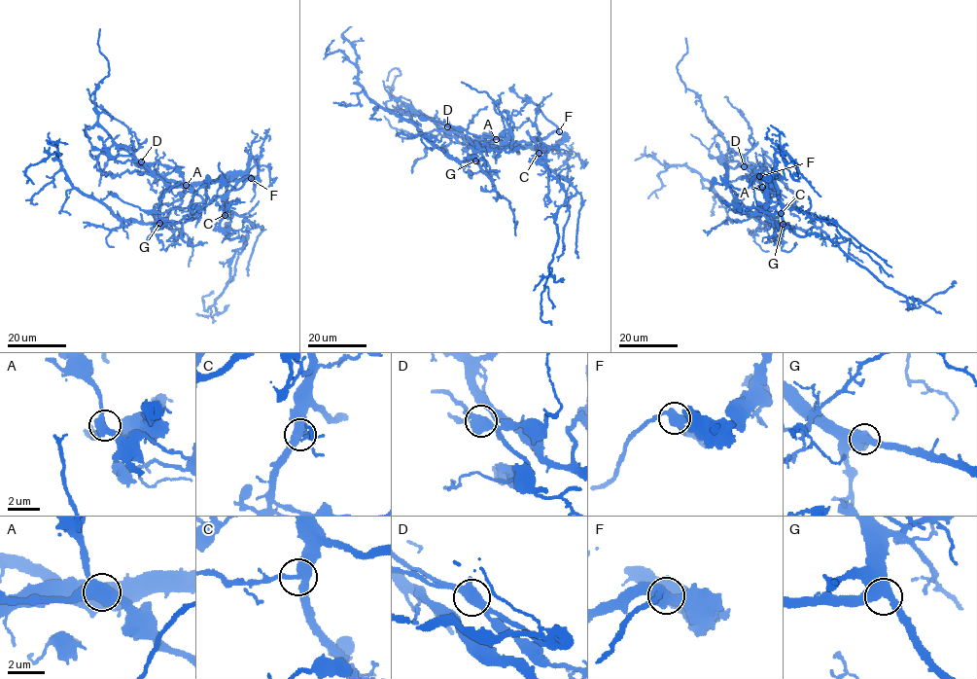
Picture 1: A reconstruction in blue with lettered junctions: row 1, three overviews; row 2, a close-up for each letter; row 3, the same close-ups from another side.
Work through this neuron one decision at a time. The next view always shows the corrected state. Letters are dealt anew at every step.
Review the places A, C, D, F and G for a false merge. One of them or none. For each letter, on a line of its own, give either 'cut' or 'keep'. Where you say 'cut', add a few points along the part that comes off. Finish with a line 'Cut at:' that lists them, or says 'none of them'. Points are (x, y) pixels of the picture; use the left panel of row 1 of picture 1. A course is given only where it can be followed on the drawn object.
A: keep
C: keep
D: keep
F: keep
G: keep
Cut at: none of them

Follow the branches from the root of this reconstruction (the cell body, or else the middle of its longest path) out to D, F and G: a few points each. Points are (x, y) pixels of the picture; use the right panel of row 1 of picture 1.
D: (762, 188), (759, 189), (760, 184), (744, 166)
F: (762, 188), (768, 196), (767, 203), (767, 184), (759, 176)
G: (762, 188), (767, 198), (766, 212), (783, 224)

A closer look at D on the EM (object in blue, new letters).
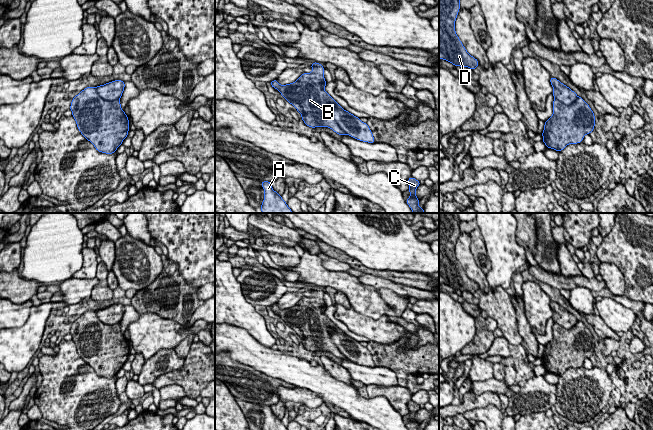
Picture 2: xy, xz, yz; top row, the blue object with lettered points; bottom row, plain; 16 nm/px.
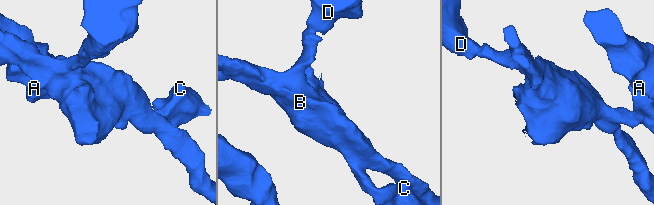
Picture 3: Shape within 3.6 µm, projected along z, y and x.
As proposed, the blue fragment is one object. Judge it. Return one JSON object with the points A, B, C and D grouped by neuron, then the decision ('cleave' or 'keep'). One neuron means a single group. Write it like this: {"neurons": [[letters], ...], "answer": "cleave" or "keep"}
{"neurons": [["A", "B", "C", "D"]], "answer": "keep"}

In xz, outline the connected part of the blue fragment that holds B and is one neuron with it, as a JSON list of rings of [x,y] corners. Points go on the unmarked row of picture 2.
[[[313,286],[311,297],[303,297],[293,307],[280,309],[275,303],[270,306],[271,310],[277,313],[280,318],[302,339],[305,349],[316,351],[328,351],[339,359],[349,359],[354,363],[367,367],[375,367],[372,355],[360,342],[344,334],[325,314],[327,306],[324,302],[324,291],[320,287]]]

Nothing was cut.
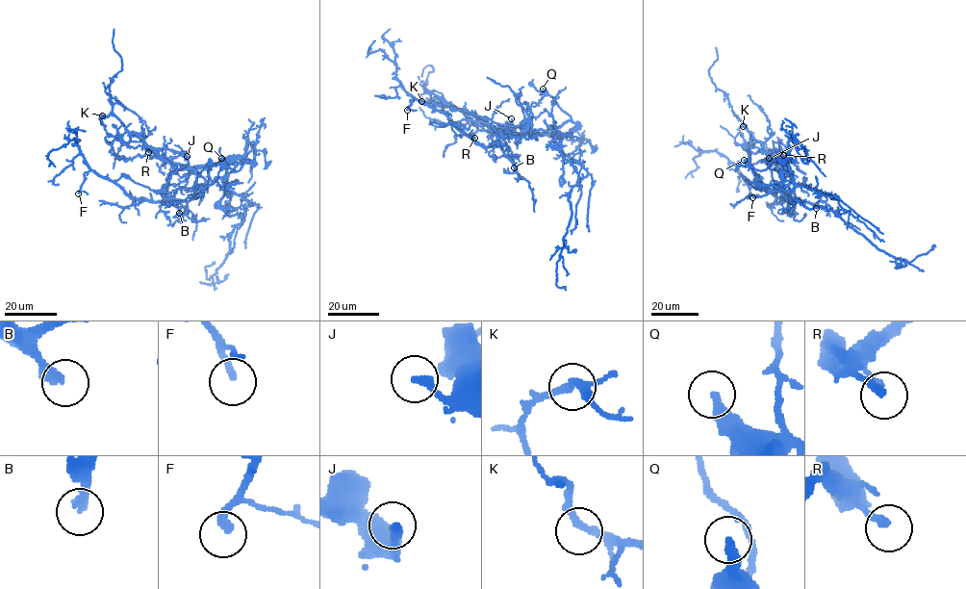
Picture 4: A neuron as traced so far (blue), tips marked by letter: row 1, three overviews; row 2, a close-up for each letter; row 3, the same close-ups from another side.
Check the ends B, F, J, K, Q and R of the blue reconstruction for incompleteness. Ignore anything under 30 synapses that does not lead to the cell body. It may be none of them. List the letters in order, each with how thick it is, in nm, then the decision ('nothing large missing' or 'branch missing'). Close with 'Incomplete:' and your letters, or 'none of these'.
B: 300 nm | branch missing
F: 240 nm | nothing large missing
J: 300 nm | branch missing
K: 190 nm | nothing large missing
Q: 300 nm | nothing large missing
R: 260 nm | nothing large missing
Incomplete: B, J

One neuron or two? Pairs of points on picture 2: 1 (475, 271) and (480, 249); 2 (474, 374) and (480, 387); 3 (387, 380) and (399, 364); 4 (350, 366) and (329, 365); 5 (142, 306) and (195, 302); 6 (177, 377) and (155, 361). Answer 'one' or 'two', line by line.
1: two
2: two
3: two
4: two
5: one
6: two

